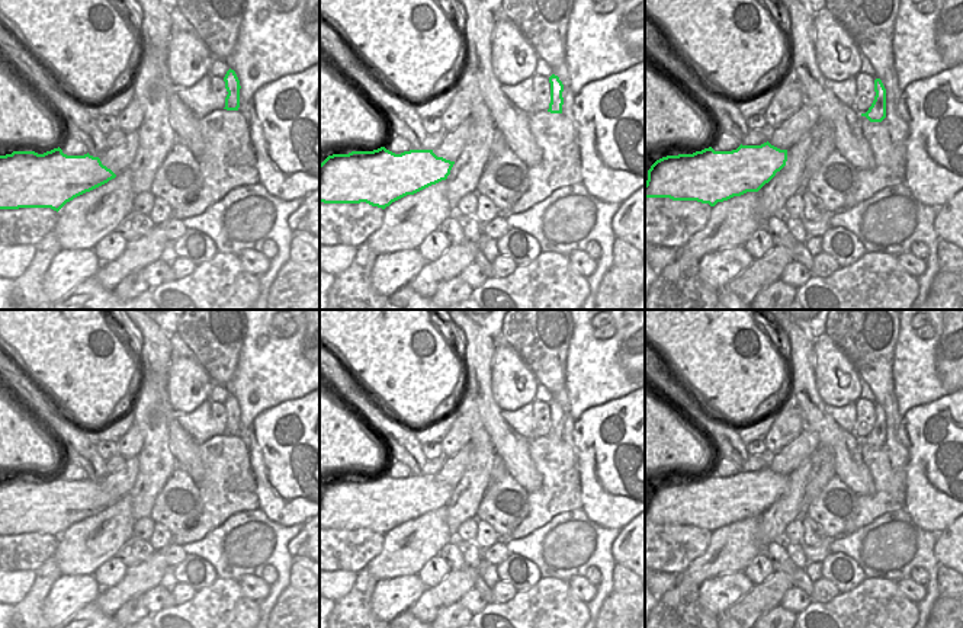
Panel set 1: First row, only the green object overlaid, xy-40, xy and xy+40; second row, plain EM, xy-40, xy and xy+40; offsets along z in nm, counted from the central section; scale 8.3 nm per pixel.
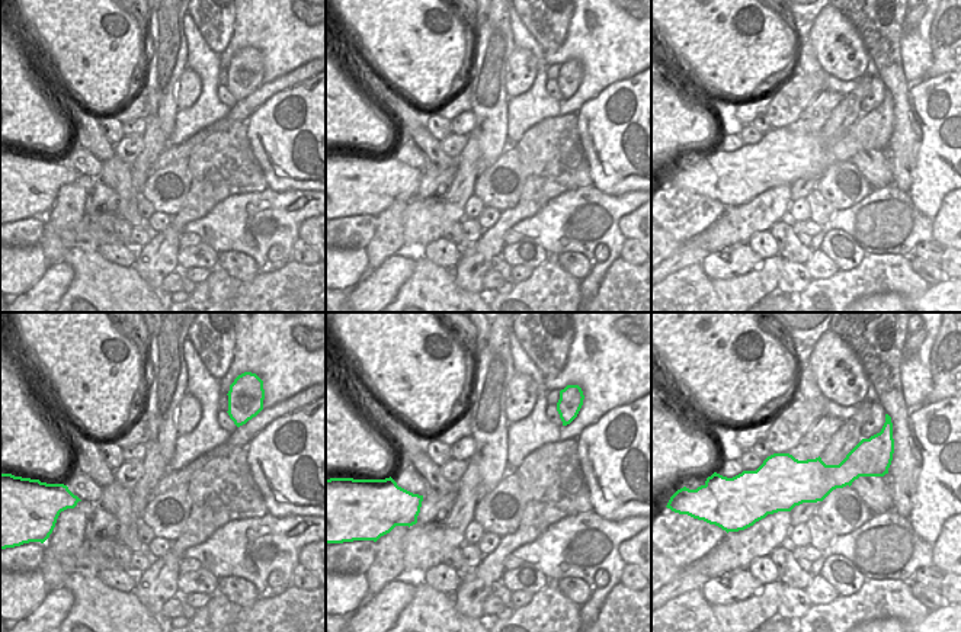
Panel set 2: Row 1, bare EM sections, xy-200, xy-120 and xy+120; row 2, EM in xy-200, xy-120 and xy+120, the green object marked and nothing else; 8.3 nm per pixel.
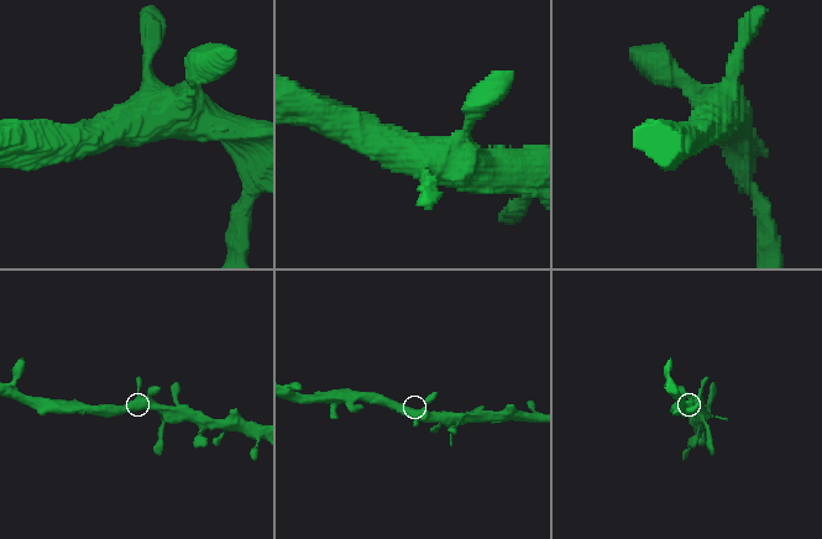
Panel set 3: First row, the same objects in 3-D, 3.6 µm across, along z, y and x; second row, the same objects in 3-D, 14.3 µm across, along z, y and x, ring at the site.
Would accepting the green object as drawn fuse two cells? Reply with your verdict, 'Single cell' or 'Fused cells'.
Single cell.

